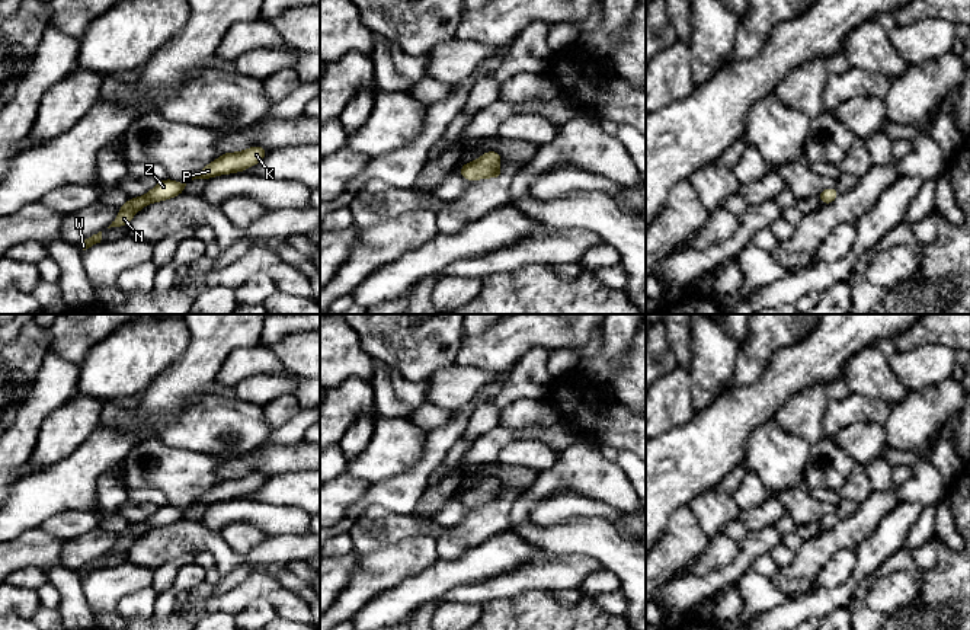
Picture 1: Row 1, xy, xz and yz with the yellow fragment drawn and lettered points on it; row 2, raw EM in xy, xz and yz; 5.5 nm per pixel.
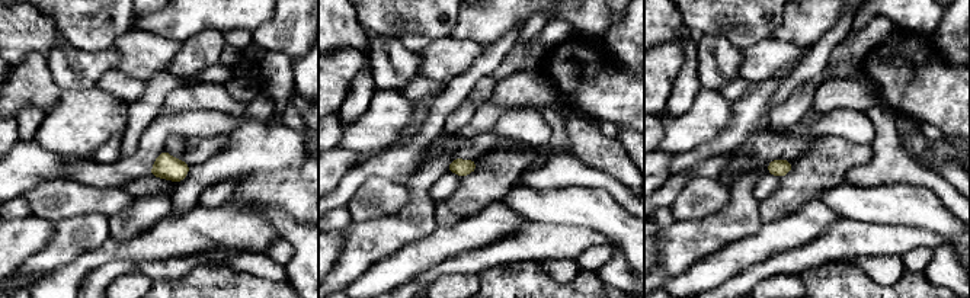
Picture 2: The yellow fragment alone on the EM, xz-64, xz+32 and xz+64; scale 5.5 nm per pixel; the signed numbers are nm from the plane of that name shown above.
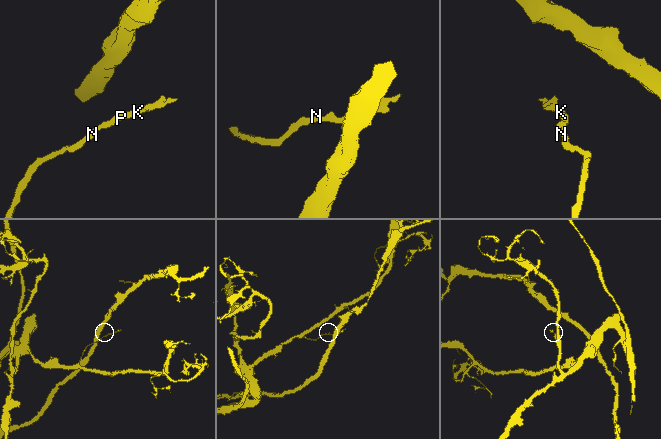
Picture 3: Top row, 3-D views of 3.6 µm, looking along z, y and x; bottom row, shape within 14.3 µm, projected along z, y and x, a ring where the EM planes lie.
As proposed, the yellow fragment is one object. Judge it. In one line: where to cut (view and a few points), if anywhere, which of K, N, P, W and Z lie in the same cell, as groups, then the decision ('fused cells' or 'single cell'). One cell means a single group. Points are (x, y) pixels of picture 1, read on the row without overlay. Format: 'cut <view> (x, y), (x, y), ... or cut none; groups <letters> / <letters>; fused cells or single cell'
cut none; groups K N P W Z; single cell

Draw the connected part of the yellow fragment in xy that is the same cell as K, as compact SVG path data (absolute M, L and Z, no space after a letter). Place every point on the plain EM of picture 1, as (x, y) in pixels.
M259 471L246 474L237 479L224 479L217 486L211 487L199 496L193 505L211 505L220 501L244 498L246 495L257 490L269 477Z

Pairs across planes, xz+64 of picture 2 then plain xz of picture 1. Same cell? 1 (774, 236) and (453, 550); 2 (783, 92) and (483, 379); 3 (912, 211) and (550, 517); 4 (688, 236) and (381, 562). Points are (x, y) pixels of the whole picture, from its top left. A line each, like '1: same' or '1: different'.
1: different
2: different
3: different
4: same

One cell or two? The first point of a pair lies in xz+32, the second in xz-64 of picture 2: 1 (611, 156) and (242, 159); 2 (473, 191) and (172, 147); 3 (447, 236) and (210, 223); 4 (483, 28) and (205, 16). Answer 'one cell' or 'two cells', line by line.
1: one cell
2: two cells
3: one cell
4: one cell

